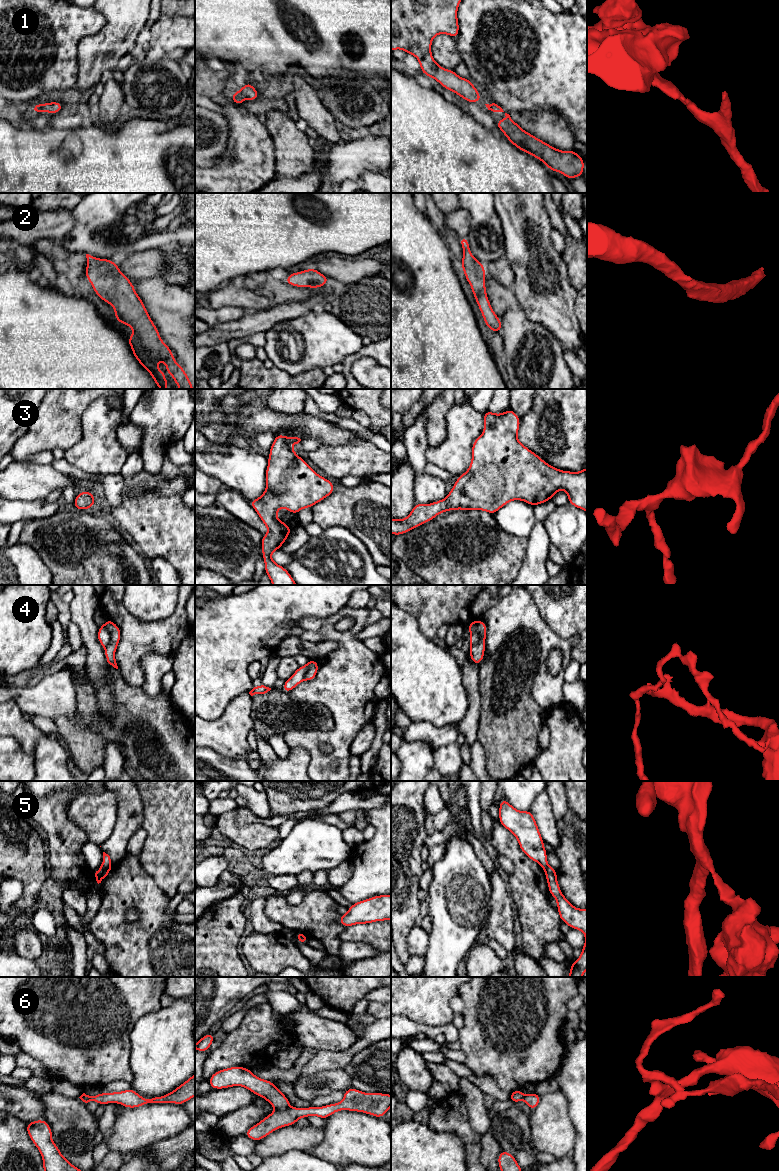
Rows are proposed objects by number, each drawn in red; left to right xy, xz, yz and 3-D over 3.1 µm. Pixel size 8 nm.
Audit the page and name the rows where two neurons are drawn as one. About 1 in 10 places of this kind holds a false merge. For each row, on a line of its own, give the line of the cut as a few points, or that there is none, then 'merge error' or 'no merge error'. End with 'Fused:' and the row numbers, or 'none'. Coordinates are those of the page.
1: cut none; no merge error
2: cut none; no merge error
3: cut none; no merge error
4: cut yz (477, 632), (480, 639), (471, 646); merge error
5: cut xy (101, 866), (110, 867); merge error
6: cut xz (287, 1108), (276, 1111); merge error
Fused: 4, 5, 6

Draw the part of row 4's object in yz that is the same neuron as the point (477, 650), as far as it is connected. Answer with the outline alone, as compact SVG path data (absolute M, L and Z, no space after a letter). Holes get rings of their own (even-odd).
M474 620L468 624L470 634L478 633L481 639L477 644L470 648L470 659L474 664L480 665L484 658L484 651L486 648L485 639L487 634L487 626L482 620Z

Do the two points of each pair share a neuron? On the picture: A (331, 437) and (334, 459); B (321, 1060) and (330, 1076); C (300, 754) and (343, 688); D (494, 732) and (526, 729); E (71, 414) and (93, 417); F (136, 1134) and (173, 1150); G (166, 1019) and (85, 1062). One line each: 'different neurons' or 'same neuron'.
A: different neurons
B: different neurons
C: different neurons
D: same neuron
E: different neurons
F: different neurons
G: different neurons

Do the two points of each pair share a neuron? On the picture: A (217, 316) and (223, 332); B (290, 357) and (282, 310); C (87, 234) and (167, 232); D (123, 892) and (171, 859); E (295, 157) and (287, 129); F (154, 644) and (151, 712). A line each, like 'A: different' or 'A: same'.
A: different
B: different
C: same
D: different
E: same
F: different

